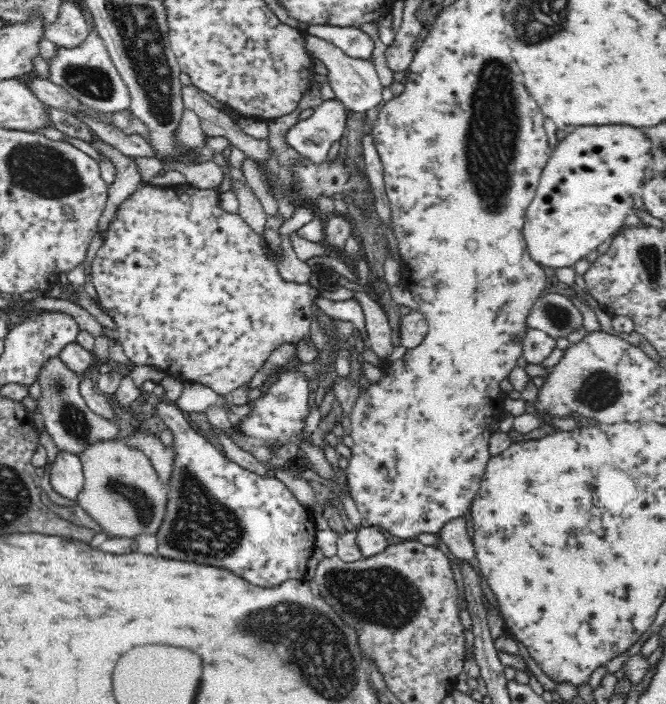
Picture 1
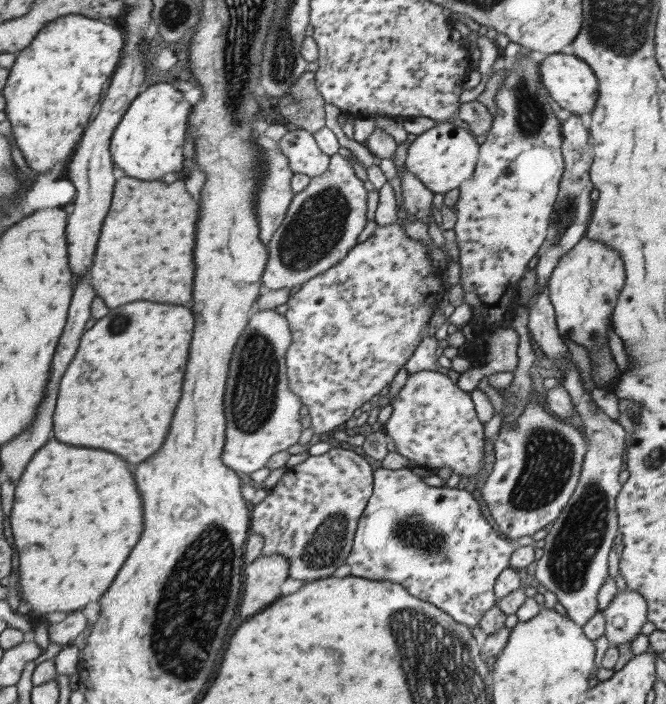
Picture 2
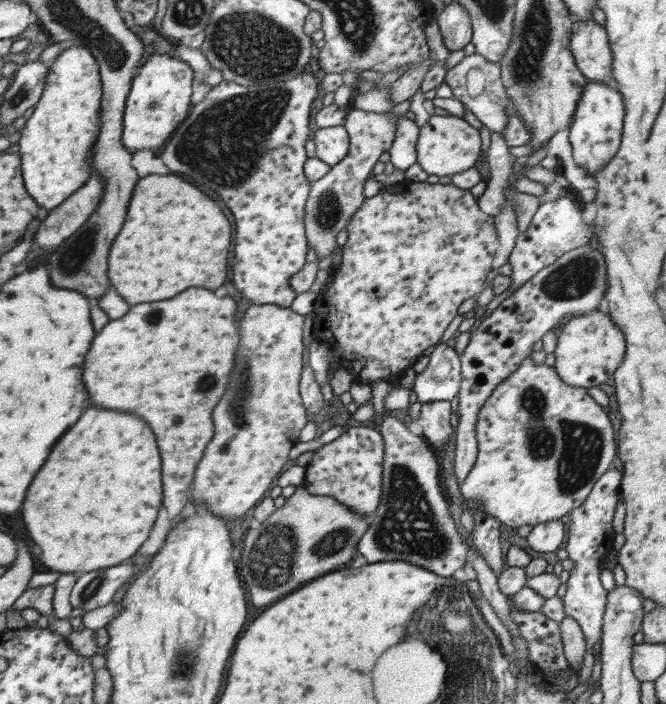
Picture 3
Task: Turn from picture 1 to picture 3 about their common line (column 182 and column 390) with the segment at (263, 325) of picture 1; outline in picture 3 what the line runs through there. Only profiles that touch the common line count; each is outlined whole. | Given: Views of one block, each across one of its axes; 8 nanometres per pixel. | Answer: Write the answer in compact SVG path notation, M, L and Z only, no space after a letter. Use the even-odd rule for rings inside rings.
M405 179L397 184L385 185L382 190L372 196L365 198L362 206L354 213L346 227L348 232L348 241L342 249L344 255L342 262L337 266L334 280L323 288L321 297L317 298L314 306L313 330L316 339L321 342L327 342L329 351L332 352L332 360L329 369L332 371L345 368L356 381L362 384L372 384L378 381L389 381L392 376L404 372L408 367L416 362L433 344L440 342L444 330L448 324L458 315L458 308L468 298L478 298L484 290L484 282L488 273L493 270L493 260L498 250L498 231L495 227L495 217L482 212L478 200L469 190L462 190L452 183L449 184L430 184L426 181L418 182Z

